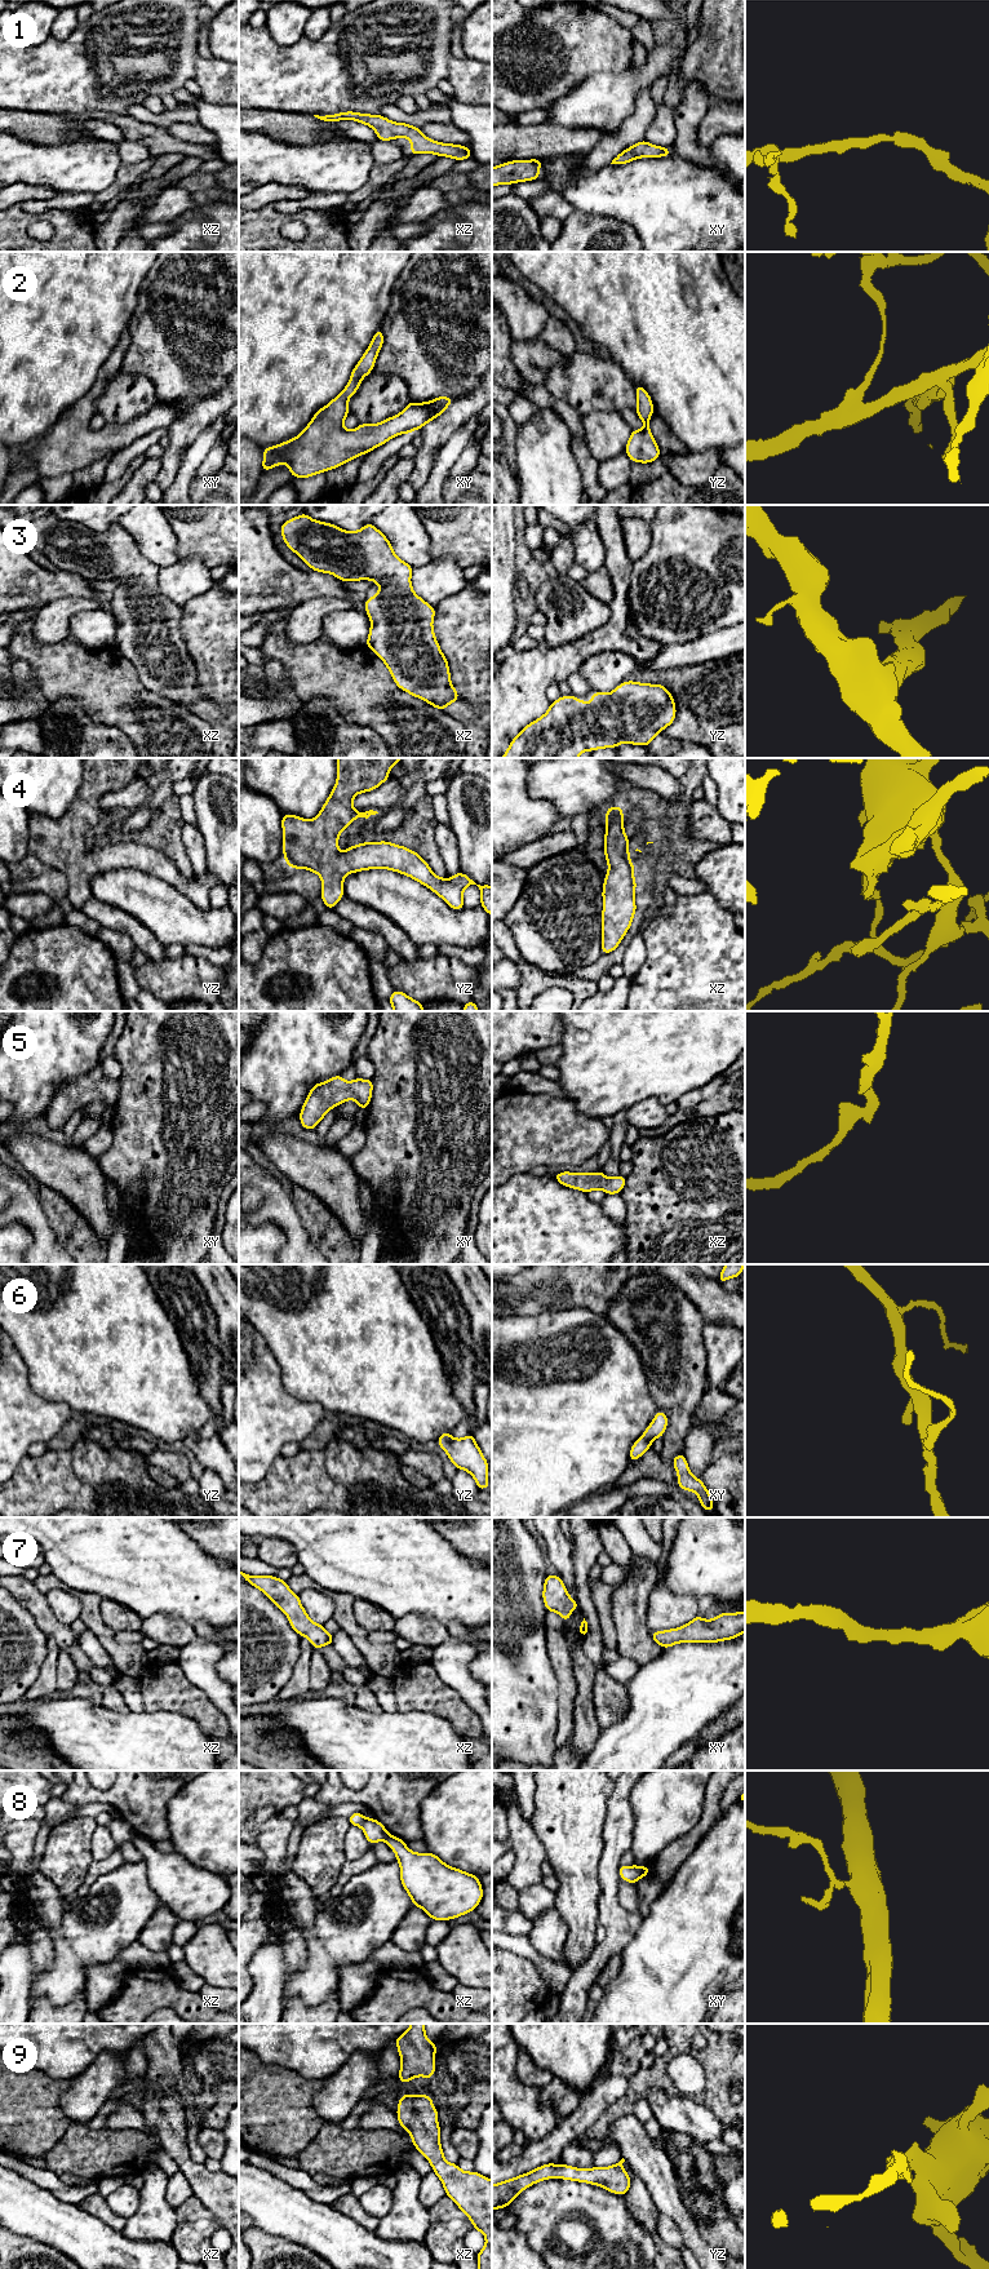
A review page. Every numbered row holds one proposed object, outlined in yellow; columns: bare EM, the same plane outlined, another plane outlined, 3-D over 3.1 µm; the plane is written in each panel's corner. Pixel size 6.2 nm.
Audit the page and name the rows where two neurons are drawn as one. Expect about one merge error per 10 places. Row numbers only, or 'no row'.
8

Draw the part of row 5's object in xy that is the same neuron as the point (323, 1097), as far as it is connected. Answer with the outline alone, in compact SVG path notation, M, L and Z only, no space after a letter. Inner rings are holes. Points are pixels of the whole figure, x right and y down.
M341 1074L314 1085L298 1114L302 1127L306 1130L315 1129L333 1107L350 1099L354 1099L364 1112L371 1102L372 1090L373 1080L356 1077L347 1082Z

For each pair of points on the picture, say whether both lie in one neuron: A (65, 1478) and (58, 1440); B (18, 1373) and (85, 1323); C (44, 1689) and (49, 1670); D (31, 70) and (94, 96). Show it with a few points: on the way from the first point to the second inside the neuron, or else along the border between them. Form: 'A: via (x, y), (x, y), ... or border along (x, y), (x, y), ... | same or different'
A: border along (83, 1436), (67, 1448), (48, 1450) | different
B: border along (13, 1342), (27, 1370), (29, 1386), (40, 1395) | different
C: via (45, 1684), (48, 1675) | same
D: via (47, 78), (76, 78), (79, 80) | same

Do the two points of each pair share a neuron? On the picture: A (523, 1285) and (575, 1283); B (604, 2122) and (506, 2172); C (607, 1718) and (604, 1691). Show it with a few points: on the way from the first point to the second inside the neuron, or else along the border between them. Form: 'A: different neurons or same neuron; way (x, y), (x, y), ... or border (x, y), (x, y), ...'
A: same neuron; way (536, 1285), (562, 1283)
B: different neurons; border (604, 2109), (582, 2134)
C: same neuron; way (607, 1711), (604, 1697)

